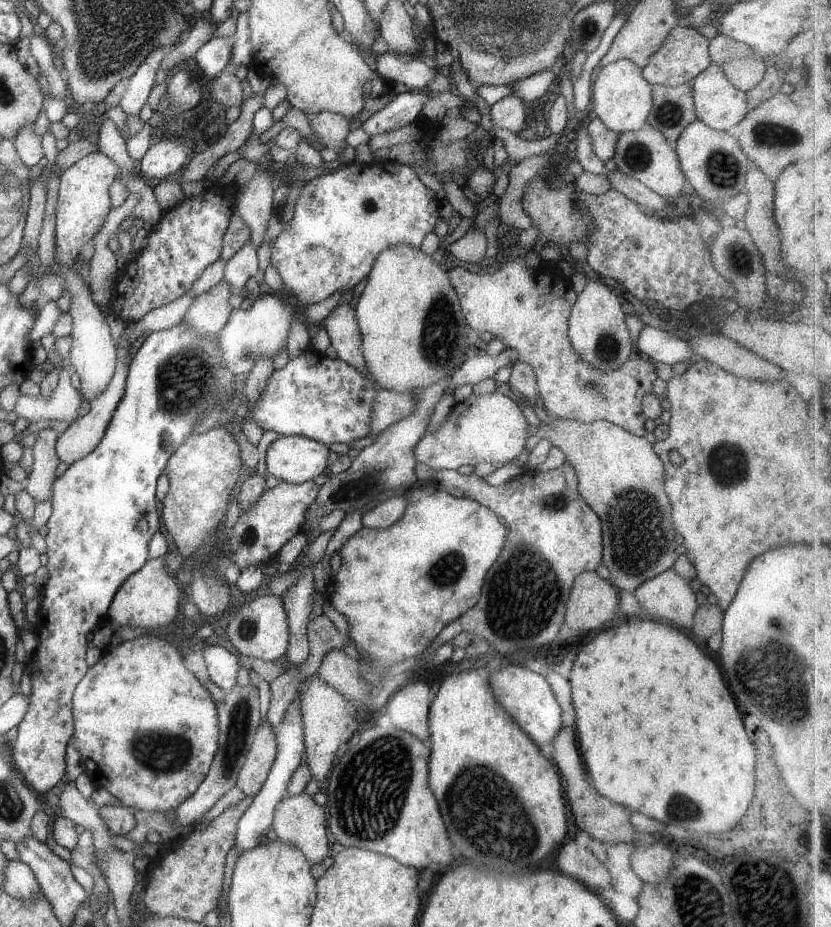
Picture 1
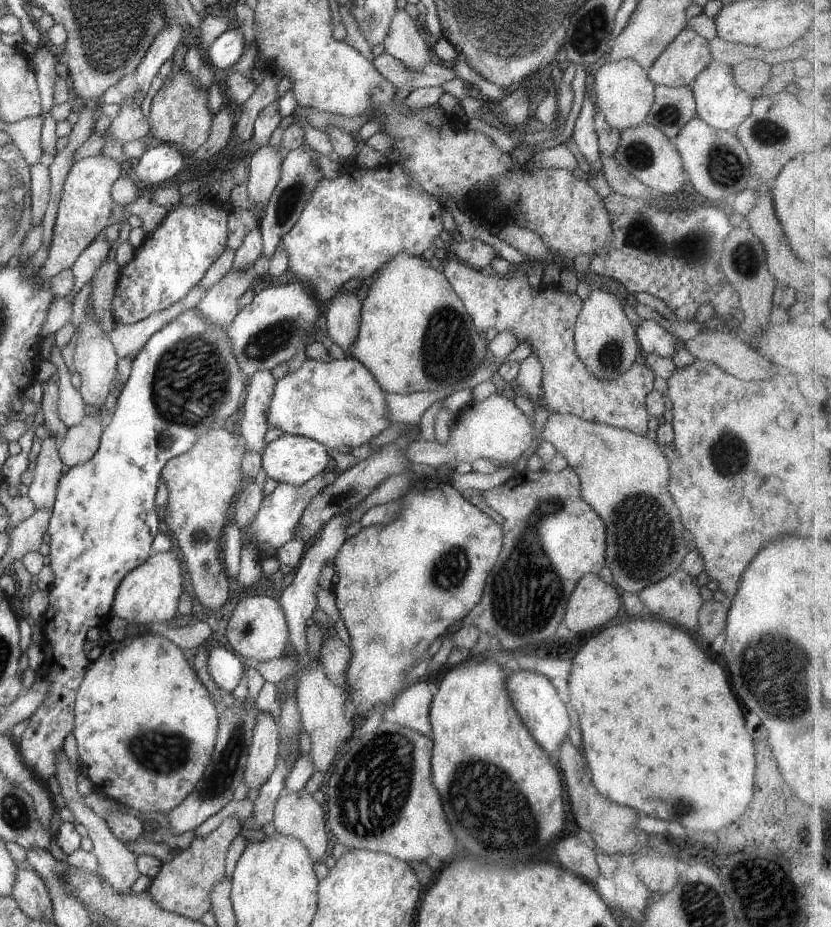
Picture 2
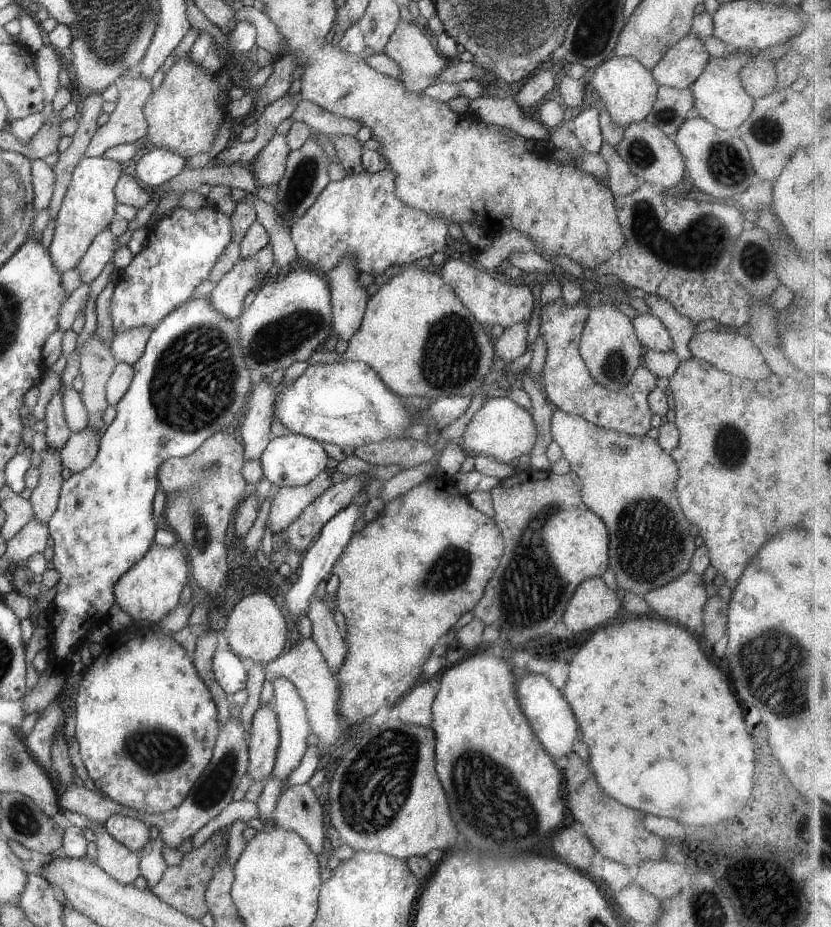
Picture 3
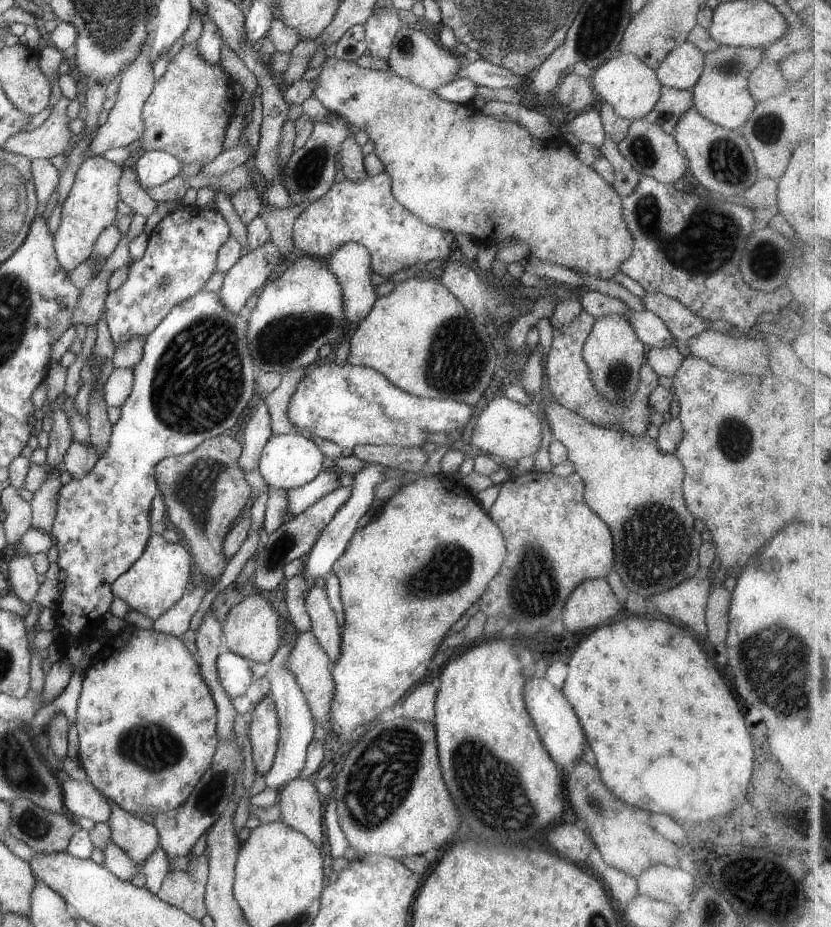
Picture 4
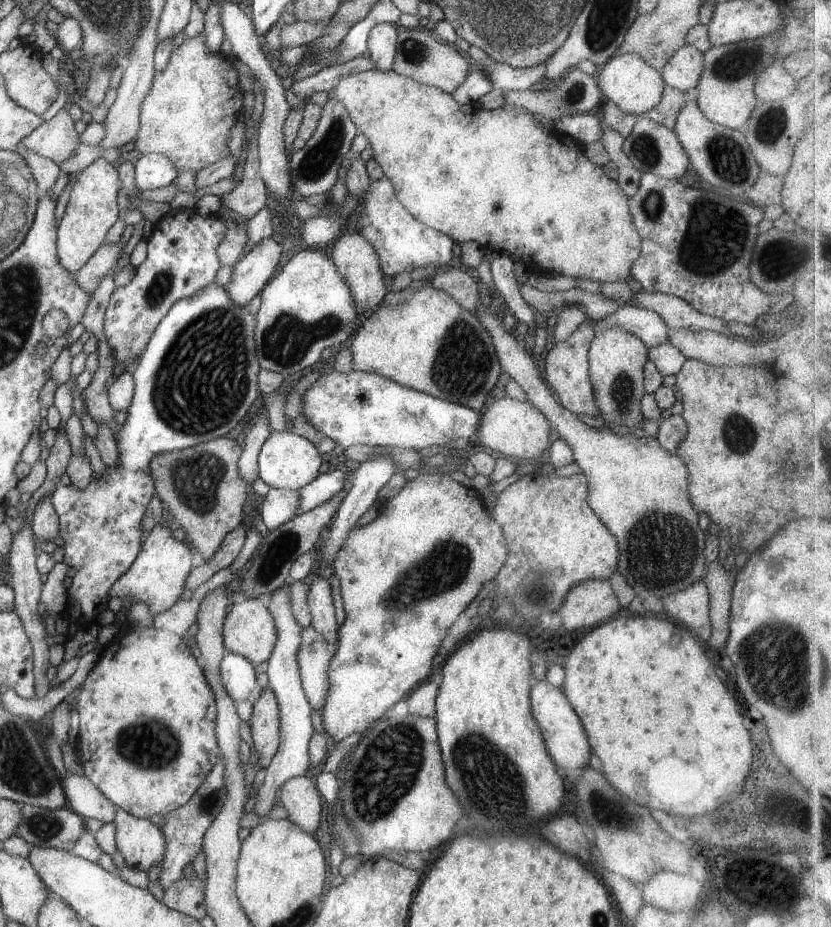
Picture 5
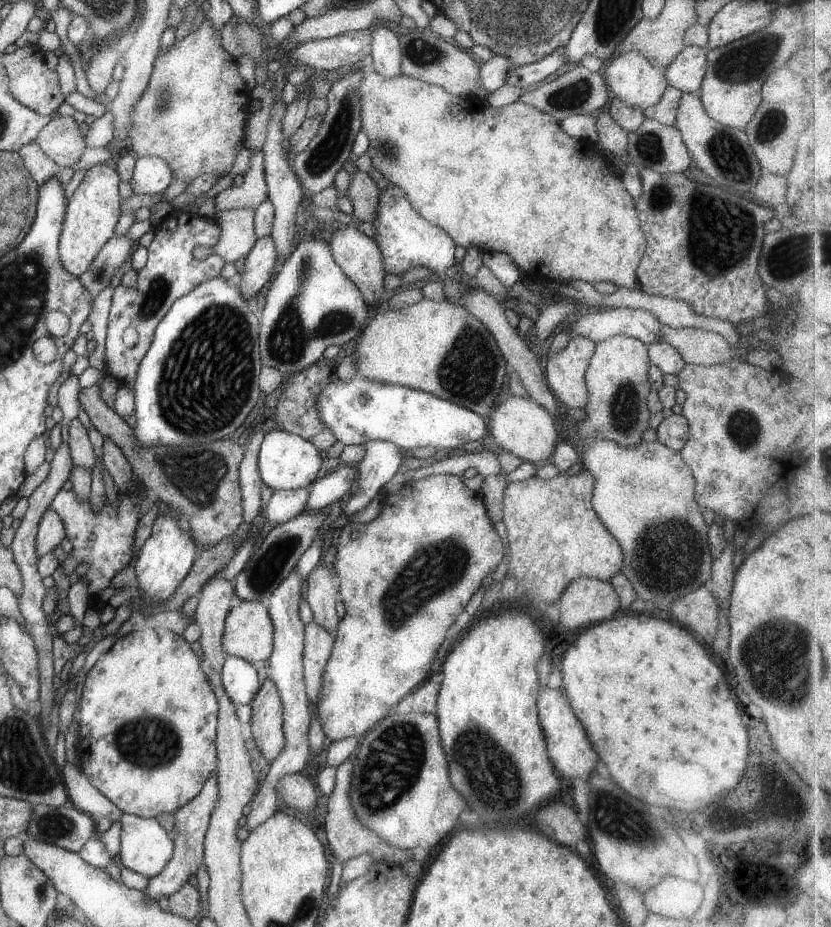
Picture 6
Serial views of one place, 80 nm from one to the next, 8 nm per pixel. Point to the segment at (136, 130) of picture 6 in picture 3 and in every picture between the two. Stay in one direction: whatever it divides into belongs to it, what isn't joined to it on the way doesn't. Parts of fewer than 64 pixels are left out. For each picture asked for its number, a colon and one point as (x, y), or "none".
3: (182, 114)
4: (186, 113)
5: (187, 114)

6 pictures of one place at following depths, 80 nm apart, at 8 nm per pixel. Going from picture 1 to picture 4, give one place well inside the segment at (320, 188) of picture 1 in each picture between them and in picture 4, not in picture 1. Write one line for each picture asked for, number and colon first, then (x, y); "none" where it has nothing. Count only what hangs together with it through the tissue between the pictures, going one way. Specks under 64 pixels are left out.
2: (351, 225)
3: (360, 215)
4: (365, 211)

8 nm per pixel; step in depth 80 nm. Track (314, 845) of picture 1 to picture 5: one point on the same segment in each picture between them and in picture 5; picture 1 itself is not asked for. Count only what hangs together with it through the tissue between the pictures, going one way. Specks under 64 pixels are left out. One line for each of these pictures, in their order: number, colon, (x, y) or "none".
2: (296, 813)
3: (297, 809)
4: (298, 799)
5: (298, 795)

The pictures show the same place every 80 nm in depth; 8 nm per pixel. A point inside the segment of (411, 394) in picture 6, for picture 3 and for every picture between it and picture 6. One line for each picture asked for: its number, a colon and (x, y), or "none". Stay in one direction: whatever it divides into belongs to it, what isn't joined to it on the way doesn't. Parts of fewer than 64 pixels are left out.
3: (345, 403)
4: (349, 405)
5: (357, 408)

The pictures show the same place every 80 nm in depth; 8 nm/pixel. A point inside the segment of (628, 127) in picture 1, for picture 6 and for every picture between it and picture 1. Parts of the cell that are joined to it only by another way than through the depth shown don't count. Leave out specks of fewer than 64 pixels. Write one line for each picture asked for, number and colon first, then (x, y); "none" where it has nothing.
2: (623, 93)
3: (626, 88)
4: (625, 82)
5: (626, 79)
6: (629, 77)

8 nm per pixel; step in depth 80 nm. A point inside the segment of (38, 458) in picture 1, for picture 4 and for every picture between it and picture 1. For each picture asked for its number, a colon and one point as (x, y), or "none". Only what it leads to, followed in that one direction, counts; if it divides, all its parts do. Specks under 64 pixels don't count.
2: (42, 490)
3: (44, 495)
4: (43, 503)

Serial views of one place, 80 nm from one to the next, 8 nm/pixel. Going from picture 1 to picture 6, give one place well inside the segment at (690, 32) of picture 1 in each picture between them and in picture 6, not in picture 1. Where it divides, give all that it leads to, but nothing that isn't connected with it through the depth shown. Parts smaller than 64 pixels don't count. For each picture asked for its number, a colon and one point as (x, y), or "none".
2: (687, 54)
3: (679, 66)
4: (682, 66)
5: (682, 71)
6: (685, 72)

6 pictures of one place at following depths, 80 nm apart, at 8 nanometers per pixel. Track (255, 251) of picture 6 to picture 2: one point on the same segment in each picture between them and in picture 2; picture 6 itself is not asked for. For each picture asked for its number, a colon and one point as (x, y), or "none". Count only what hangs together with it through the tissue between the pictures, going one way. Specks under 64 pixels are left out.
2: (219, 305)
3: (244, 276)
4: (248, 274)
5: (249, 275)

